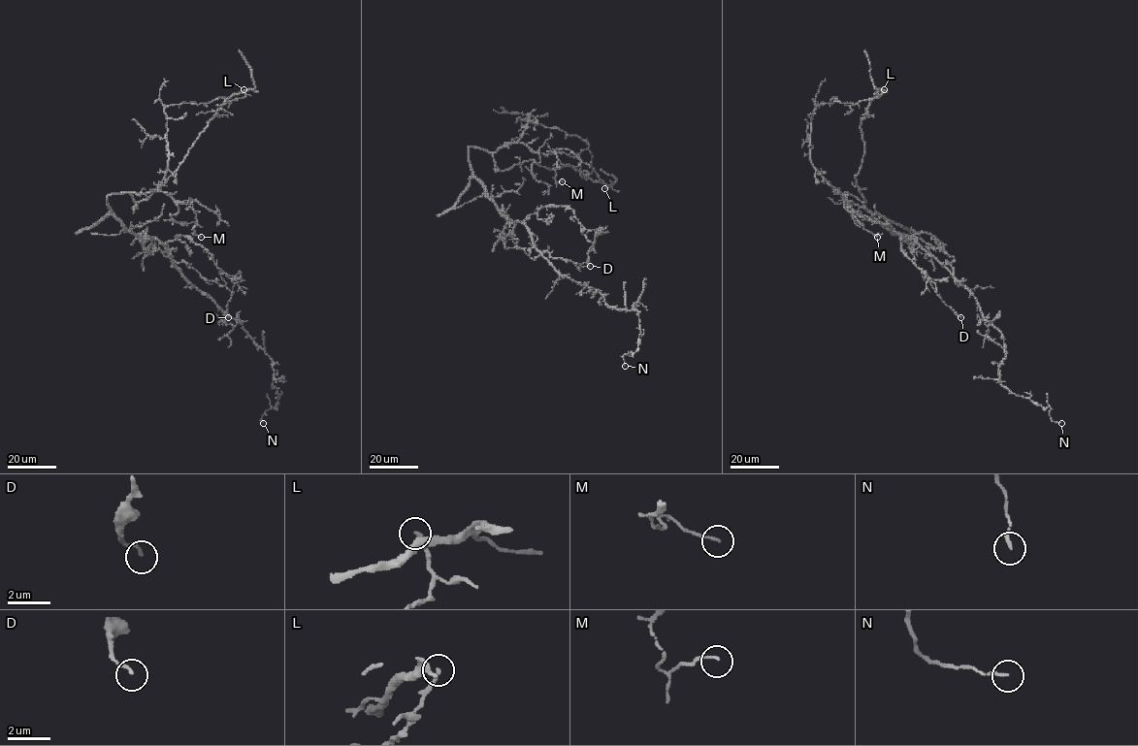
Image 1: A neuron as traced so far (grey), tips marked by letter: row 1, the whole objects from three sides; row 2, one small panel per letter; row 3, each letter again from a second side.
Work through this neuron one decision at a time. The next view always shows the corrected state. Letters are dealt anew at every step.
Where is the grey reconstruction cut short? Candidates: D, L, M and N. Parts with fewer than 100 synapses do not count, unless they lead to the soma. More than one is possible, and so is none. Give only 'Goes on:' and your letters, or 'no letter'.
Goes on: no letter

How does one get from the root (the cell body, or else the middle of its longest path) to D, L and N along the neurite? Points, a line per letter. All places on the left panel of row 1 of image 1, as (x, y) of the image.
D: (130, 232), (156, 238), (163, 243), (183, 235), (201, 244), (211, 256), (232, 293), (226, 307), (228, 317)
L: (130, 232), (107, 196), (160, 184), (165, 108), (219, 97), (231, 104), (243, 89)
N: (130, 232), (155, 238), (179, 272), (237, 319), (272, 360), (273, 386), (279, 399), (262, 416), (263, 423)

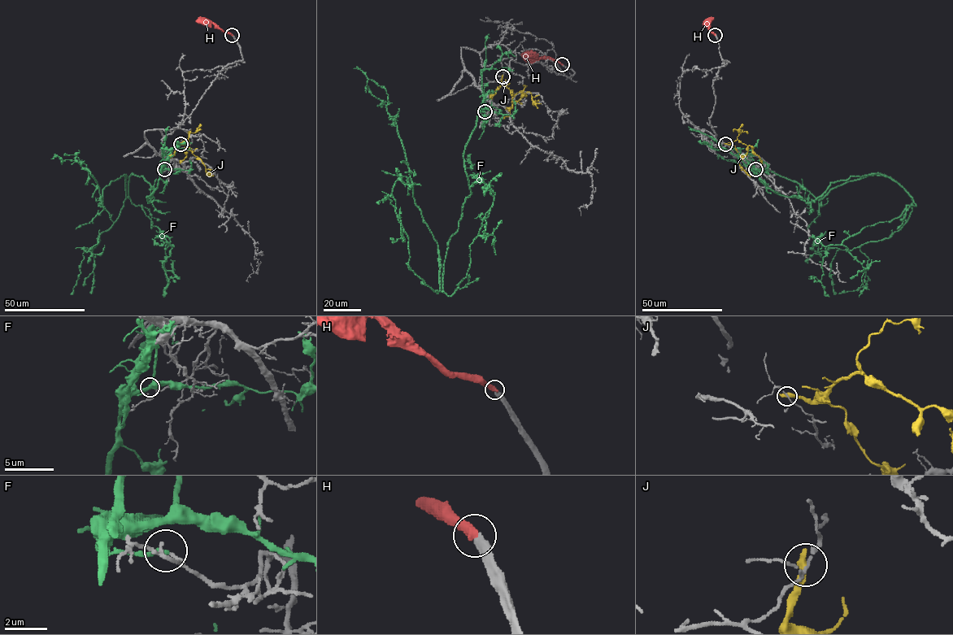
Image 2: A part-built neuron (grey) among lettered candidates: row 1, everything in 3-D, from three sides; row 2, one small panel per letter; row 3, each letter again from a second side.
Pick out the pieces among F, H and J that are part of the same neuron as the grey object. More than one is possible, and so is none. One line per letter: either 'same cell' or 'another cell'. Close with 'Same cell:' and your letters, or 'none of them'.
F: another cell
H: same cell
J: another cell
Same cell: H

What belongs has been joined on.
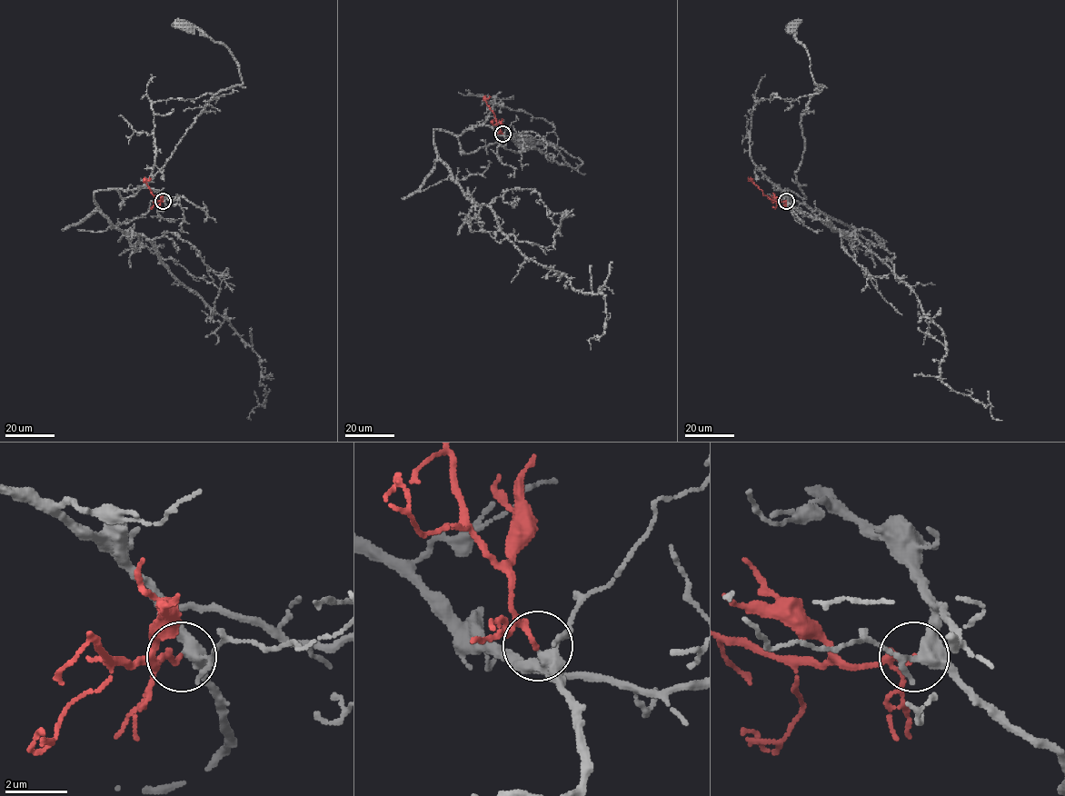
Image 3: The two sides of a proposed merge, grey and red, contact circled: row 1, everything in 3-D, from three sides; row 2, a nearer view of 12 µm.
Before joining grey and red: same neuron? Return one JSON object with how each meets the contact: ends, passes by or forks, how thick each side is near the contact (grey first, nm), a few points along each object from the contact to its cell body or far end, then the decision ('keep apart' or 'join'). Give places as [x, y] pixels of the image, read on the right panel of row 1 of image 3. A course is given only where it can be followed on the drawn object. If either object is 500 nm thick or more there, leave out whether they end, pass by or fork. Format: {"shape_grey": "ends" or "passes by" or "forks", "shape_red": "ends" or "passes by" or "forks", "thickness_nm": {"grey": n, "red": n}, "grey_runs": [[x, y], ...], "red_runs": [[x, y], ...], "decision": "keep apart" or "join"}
{"shape_grey": "forks", "shape_red": "ends", "thickness_nm": {"grey": 320, "red": 160}, "grey_runs": [[786, 201], [778, 187], [806, 197], [795, 173], [804, 149], [801, 117], [821, 84], [792, 25]], "red_runs": [[786, 201], [771, 200], [748, 176]], "decision": "join"}

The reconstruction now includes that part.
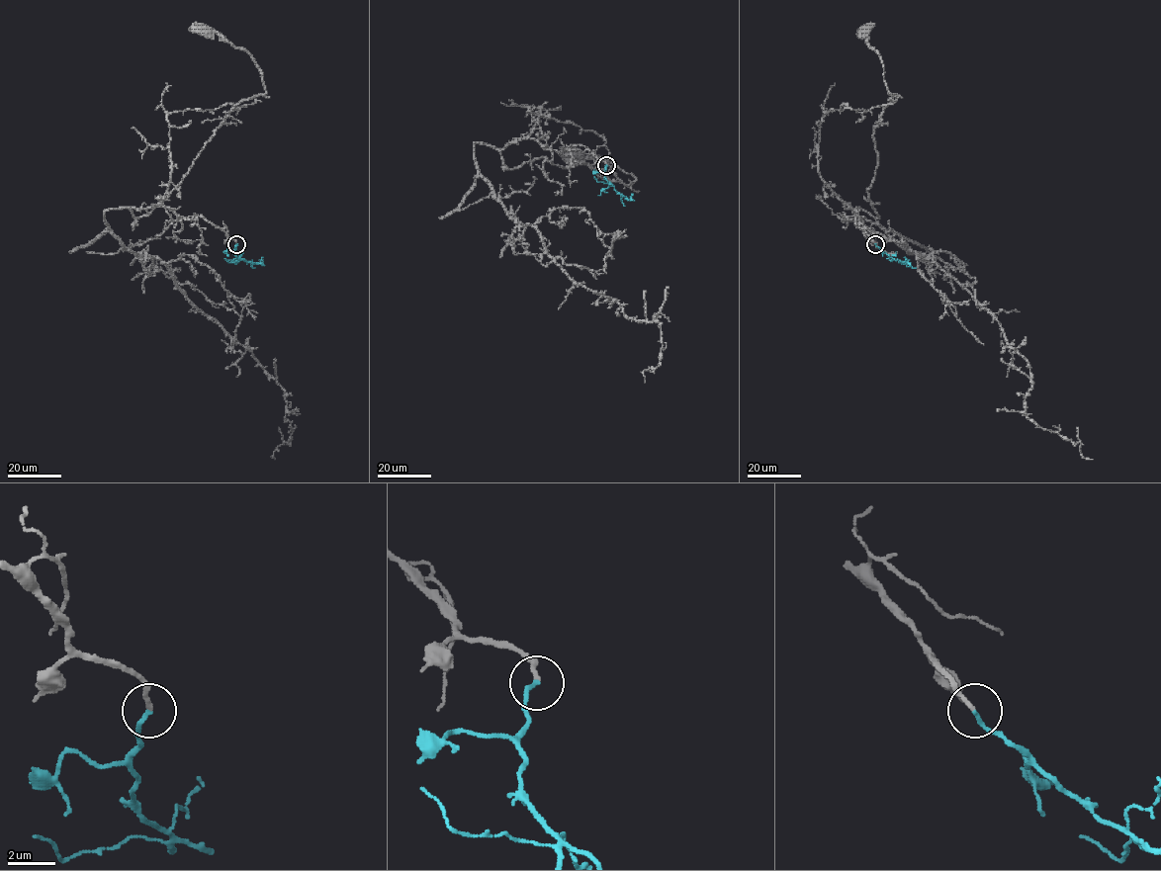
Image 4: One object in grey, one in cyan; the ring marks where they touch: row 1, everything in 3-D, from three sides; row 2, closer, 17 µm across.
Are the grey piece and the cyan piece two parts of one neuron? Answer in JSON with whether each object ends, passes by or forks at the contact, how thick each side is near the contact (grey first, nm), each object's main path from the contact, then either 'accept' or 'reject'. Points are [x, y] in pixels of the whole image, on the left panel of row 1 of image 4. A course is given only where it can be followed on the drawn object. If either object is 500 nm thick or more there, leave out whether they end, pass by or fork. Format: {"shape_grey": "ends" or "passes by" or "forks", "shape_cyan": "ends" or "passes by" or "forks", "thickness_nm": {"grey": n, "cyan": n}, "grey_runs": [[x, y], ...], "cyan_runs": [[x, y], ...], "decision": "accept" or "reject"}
{"shape_grey": "ends", "shape_cyan": "ends", "thickness_nm": {"grey": 170, "cyan": 170}, "grey_runs": [[236, 244], [201, 217], [131, 209], [136, 218], [160, 205], [231, 110], [266, 93], [246, 51], [201, 30]], "cyan_runs": [[236, 244], [235, 255], [246, 261], [259, 263], [262, 257]], "decision": "accept"}

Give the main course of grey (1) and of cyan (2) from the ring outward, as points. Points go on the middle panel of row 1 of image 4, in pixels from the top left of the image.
1: (606, 165), (578, 144), (520, 138), (500, 150), (508, 169), (544, 157), (636, 179), (571, 154)
2: (606, 165), (605, 177), (613, 189), (629, 199), (632, 194)

